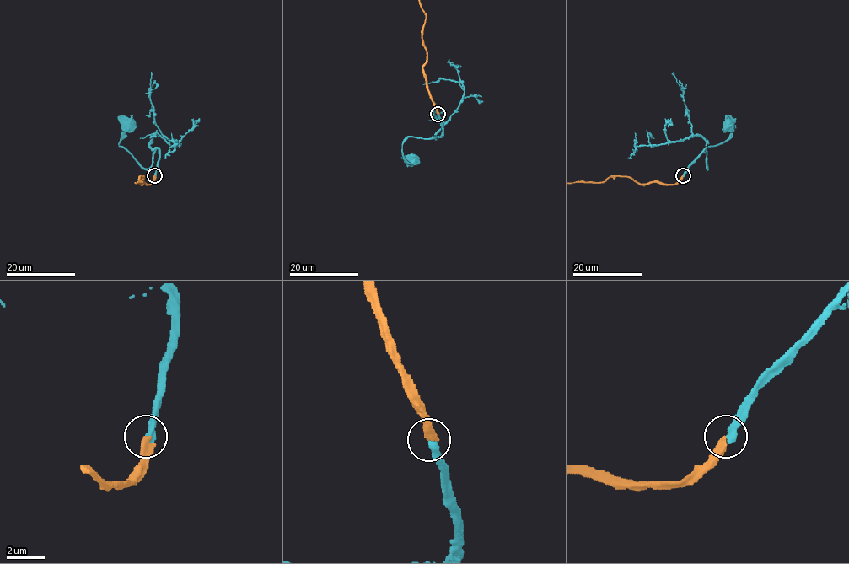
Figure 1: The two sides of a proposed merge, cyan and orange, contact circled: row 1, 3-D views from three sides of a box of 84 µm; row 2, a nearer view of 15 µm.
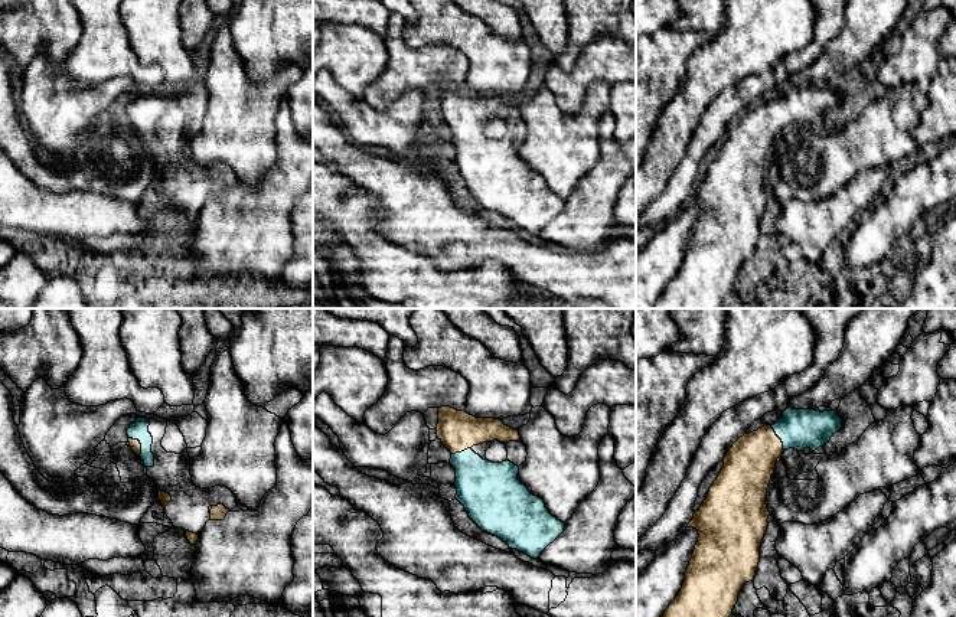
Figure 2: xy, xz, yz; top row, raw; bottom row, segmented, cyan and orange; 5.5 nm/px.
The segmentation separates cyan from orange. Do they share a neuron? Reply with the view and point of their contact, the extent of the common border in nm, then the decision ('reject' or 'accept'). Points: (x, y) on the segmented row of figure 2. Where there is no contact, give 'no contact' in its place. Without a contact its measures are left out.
meets cyan in xy at (140, 443); contact 120 nm long; accept

